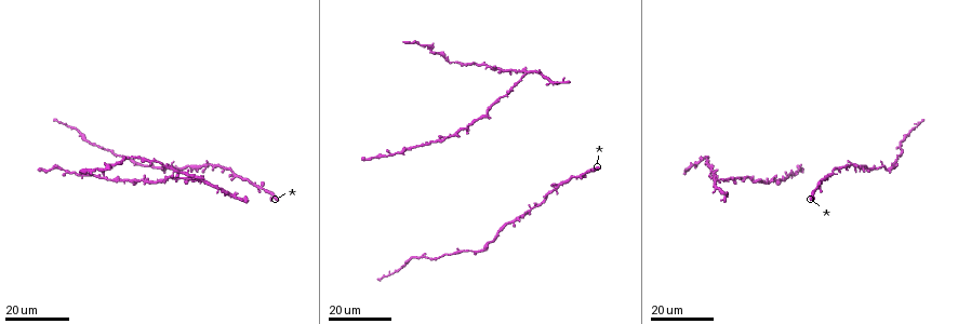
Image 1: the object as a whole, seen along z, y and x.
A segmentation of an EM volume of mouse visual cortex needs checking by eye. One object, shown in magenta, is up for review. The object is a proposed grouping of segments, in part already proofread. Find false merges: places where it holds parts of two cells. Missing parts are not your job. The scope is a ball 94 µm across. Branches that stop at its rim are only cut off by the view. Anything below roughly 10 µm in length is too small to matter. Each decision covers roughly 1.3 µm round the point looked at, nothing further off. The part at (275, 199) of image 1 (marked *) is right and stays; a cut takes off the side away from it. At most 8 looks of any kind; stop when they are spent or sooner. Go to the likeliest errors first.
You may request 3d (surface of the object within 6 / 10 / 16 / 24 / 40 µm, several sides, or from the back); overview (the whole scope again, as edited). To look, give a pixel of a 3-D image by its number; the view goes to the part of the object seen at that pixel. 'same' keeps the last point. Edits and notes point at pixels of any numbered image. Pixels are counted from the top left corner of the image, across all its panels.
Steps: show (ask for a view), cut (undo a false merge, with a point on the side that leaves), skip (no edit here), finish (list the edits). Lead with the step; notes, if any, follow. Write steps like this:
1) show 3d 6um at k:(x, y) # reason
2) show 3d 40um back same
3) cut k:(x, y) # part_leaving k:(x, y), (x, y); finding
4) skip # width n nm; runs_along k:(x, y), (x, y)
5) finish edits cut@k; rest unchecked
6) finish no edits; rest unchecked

show 3d 16um at 1:(436, 141) # calibre changes

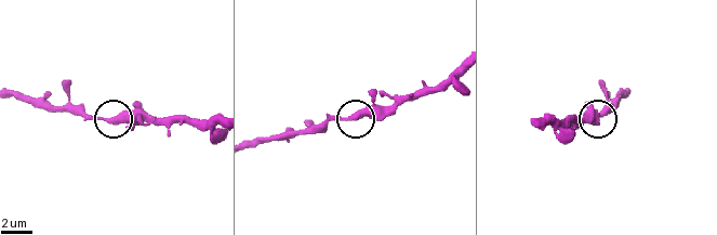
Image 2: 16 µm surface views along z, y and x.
show 3d 6um at 2:(115, 118) # closer look

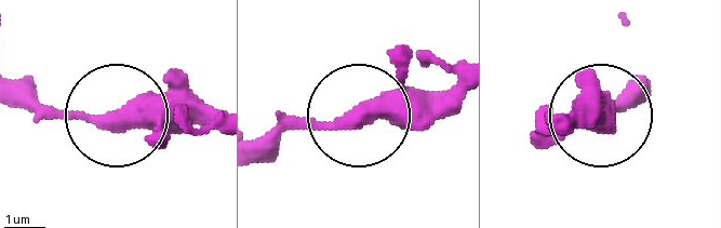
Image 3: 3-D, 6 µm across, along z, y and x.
skip # runs_along 3:(461, 74), (419, 105), (268, 132); all the same cell

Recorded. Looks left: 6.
show 3d 24um at 1:(736, 177) # three arms meet

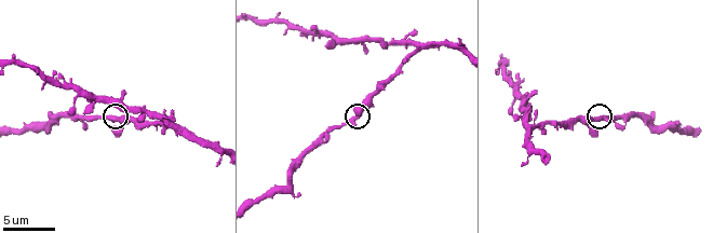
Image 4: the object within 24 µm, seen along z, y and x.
show 3d 10um at 4:(599, 120)

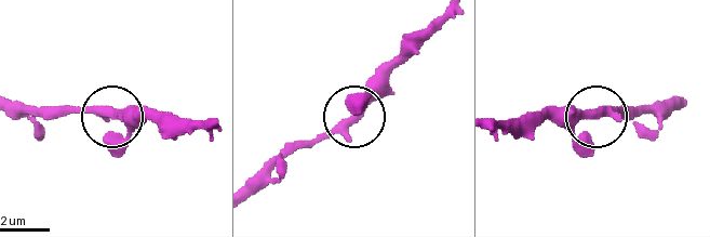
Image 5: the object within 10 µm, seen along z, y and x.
skip # arms 3; one cell here

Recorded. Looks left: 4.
show 3d 16um at 1:(424, 258) # side arm on a straight run

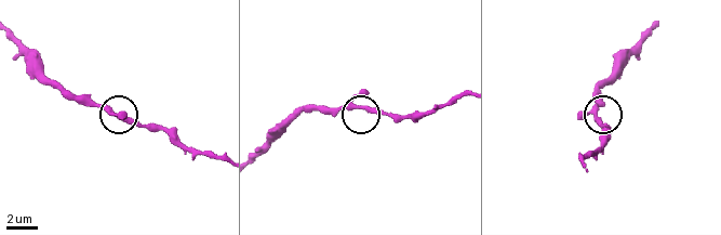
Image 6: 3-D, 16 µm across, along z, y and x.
show 3d 6um at 6:(360, 106)

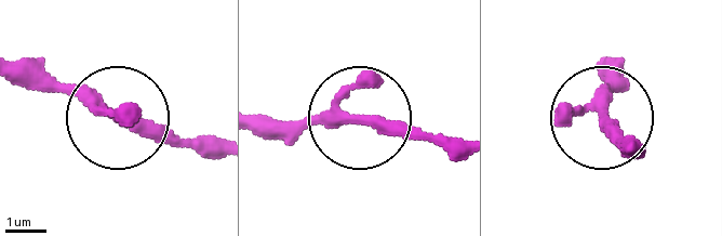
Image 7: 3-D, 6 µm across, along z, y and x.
skip # width 260 nm; runs_along 7:(458, 141), (355, 120), (276, 120); all the same cell

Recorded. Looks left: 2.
show 3d 6um at 4:(175, 128) # four or more arms meet

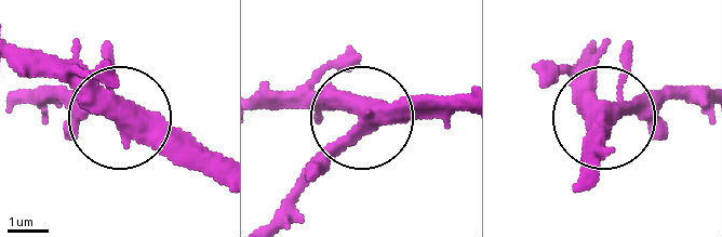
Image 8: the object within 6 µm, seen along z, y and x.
skip # side_arm 48 um; one cell here

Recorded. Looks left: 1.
finish no edits; rest unchecked

